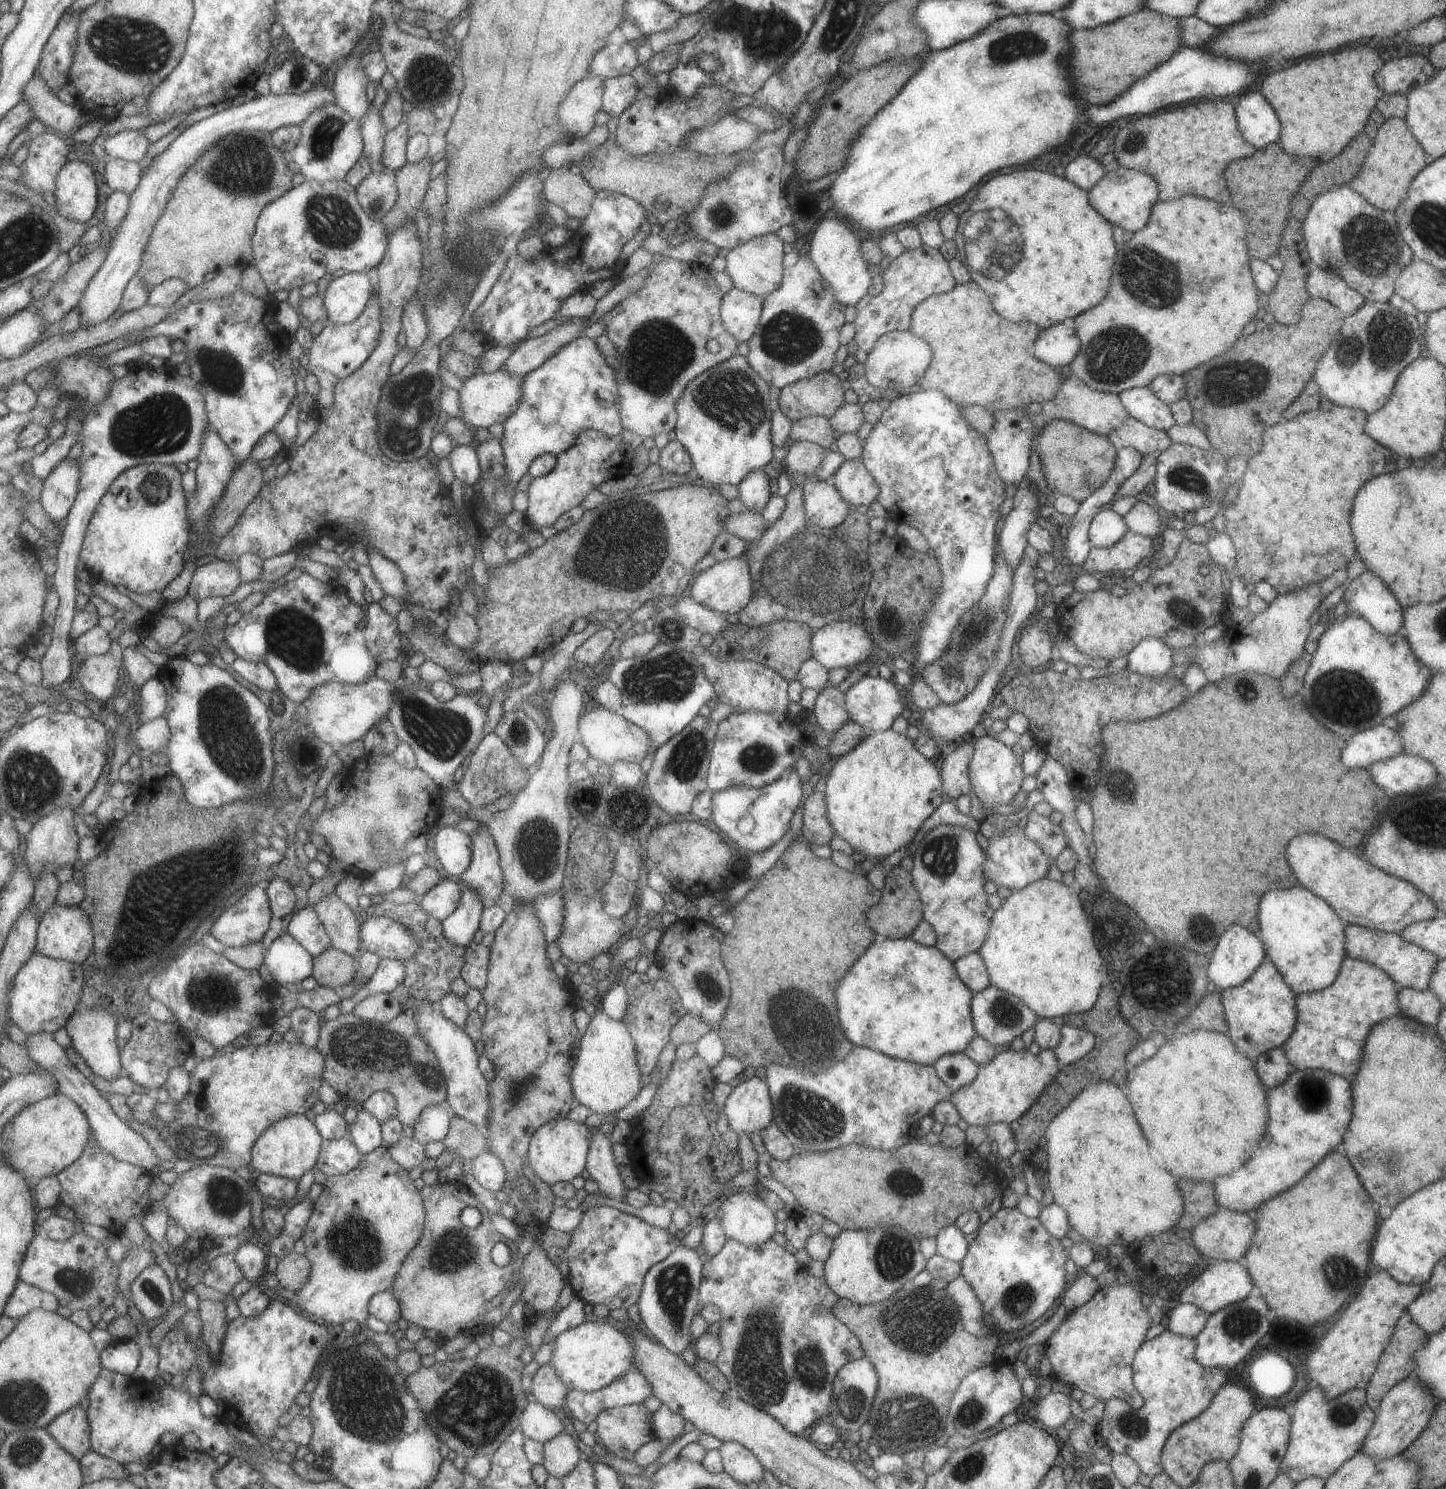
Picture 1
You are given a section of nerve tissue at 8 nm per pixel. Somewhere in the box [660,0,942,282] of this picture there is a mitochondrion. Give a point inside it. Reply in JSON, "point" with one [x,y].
{"point":[765,34]}

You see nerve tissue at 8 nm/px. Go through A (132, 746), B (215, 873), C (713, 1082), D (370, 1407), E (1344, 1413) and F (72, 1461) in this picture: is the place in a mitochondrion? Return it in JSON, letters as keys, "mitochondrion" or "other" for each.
{"A":"other","B":"mitochondrion","C":"other","D":"mitochondrion","E":"mitochondrion","F":"other"}

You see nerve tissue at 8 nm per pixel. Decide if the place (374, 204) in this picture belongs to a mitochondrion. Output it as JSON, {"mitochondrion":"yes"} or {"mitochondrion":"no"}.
{"mitochondrion":"yes"}

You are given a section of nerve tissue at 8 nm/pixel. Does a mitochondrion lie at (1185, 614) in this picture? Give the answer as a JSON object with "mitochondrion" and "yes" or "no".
{"mitochondrion":"yes"}

